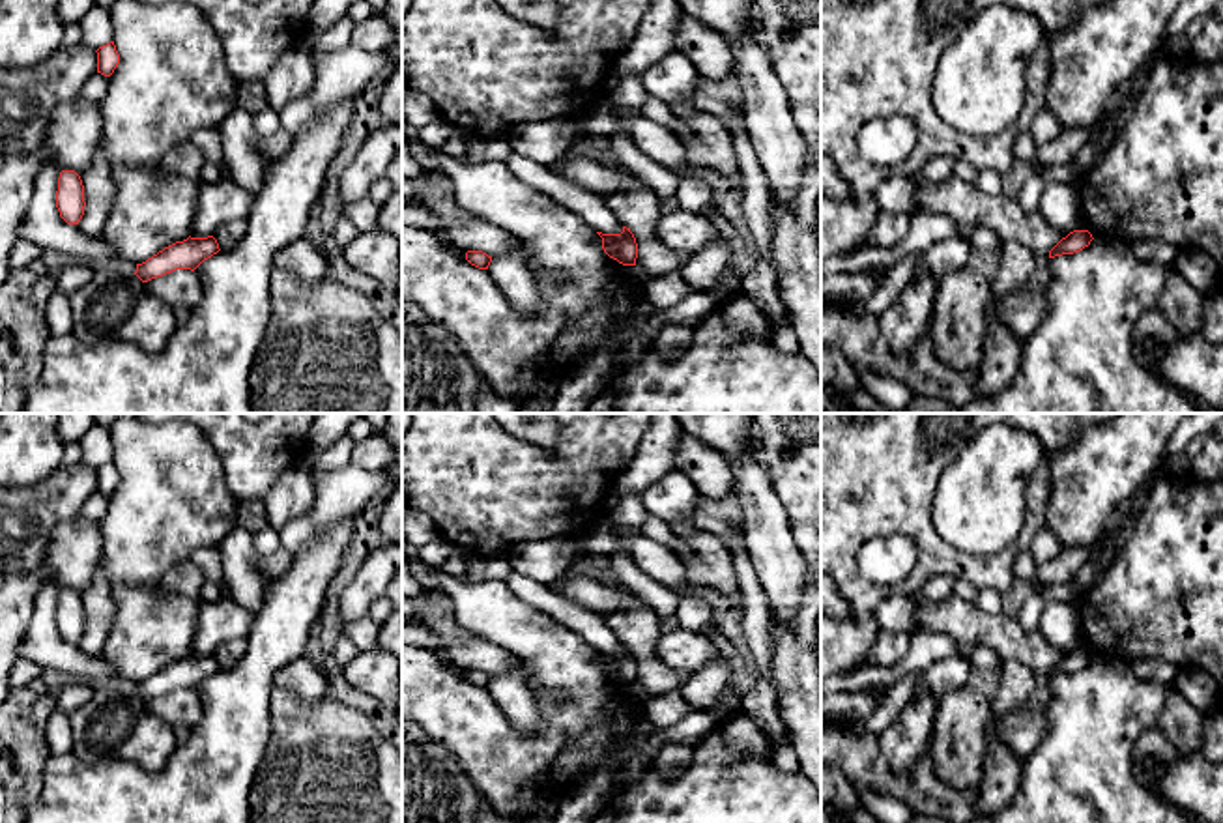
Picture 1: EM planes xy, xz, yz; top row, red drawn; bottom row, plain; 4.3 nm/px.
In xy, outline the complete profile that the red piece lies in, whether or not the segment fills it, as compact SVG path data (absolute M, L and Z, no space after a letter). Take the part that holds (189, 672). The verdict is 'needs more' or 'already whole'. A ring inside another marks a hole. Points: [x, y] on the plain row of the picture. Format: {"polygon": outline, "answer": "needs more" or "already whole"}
{"polygon": "M213 655L208 657L187 657L183 660L176 660L142 683L137 683L135 694L148 701L151 698L163 696L176 688L191 688L194 690L204 679L217 673L219 662Z", "answer": "already whole"}

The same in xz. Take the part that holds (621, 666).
{"polygon": "M623 645L621 653L597 653L602 657L602 668L610 677L623 685L636 685L638 662L630 647Z", "answer": "already whole"}

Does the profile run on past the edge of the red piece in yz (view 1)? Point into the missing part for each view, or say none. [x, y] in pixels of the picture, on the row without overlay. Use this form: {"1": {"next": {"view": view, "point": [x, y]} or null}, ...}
{"1": {"next": null}}

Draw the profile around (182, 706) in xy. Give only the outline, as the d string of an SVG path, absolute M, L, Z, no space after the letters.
M176 688L148 700L146 705L170 726L183 724L194 728L202 718L200 696L191 688Z

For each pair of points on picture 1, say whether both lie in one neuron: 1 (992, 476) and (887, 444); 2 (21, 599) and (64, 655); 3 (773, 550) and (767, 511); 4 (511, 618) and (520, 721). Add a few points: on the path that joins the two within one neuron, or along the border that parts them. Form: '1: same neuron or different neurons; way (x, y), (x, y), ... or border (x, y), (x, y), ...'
1: different neurons; border (978, 433), (943, 472), (932, 502)
2: different neurons; border (53, 580), (40, 591), (30, 627), (19, 646)
3: same neuron; way (769, 541), (767, 520)
4: different neurons; border (526, 685), (541, 726)

